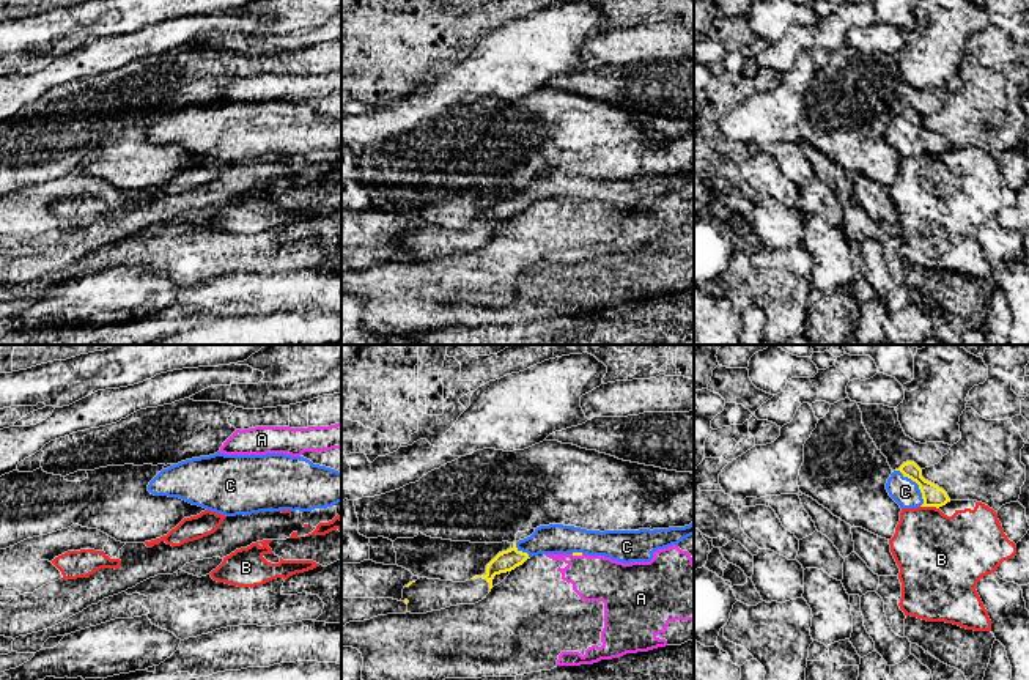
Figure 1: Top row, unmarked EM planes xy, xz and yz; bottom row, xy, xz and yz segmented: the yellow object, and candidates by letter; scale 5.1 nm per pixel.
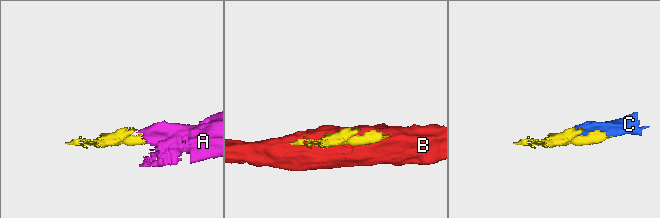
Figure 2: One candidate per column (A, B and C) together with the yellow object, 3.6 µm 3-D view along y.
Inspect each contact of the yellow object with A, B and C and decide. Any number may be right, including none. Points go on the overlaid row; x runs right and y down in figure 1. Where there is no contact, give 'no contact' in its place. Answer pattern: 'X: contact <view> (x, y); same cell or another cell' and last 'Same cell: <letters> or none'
A: contact xz (578, 554); another cell
B: contact yz (930, 506); another cell
C: contact yz (916, 482); same cell
Same cell: C

